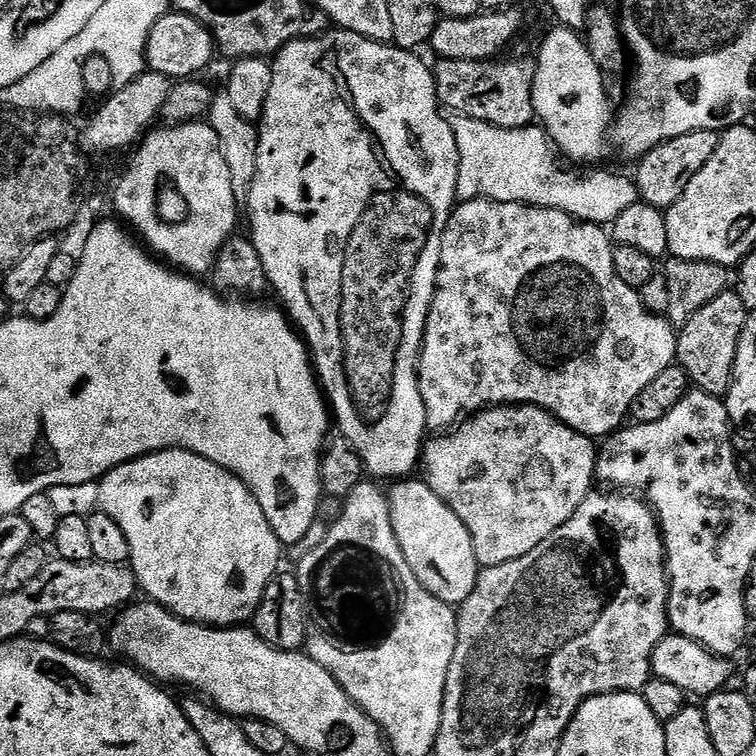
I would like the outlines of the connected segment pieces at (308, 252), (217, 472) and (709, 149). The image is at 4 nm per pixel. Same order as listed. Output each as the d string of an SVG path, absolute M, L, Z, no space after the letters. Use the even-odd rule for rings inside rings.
M329 30L323 36L311 36L309 40L292 40L281 52L277 52L271 61L270 95L258 121L258 162L246 205L254 250L258 250L258 258L262 258L271 291L280 295L283 311L308 346L320 390L328 401L331 419L335 427L336 424L340 427L339 435L360 455L361 462L371 475L373 472L376 476L385 476L388 482L411 477L422 460L422 449L426 443L424 432L429 431L429 426L416 369L420 366L426 318L436 293L442 234L448 225L449 214L458 203L458 142L447 119L443 115L440 117L442 105L436 96L433 69L429 65L427 68L416 56L419 55L415 51L398 48L391 42L371 40L362 34L343 30Z
M167 448L165 452L155 452L149 456L143 456L137 460L126 462L114 470L110 470L99 481L100 507L99 511L106 513L118 526L122 526L122 534L126 534L126 542L130 542L130 567L136 576L136 582L141 593L144 592L149 601L158 603L168 612L173 612L181 620L190 620L194 624L207 624L214 628L230 628L244 626L255 617L258 606L262 602L262 594L266 594L266 586L278 574L282 560L282 545L274 534L270 522L266 522L266 514L262 514L262 506L250 494L250 490L234 474L222 470L214 462L202 458L193 452L187 452L185 448Z
M718 132L682 134L682 138L670 138L654 146L654 150L650 150L645 156L639 157L637 164L640 165L634 172L634 179L641 201L655 208L672 208L674 202L682 198L686 186L690 186L690 178L694 178L694 174L698 174L698 170L702 170L702 166L710 162L714 150L718 150L720 137L721 133Z

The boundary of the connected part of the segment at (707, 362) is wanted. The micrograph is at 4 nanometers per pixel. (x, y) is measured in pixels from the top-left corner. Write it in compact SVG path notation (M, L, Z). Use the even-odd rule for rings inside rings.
M734 290L718 294L713 298L690 322L686 322L679 329L676 337L676 363L682 370L686 370L689 381L699 391L727 397L732 385L732 371L738 354L738 342L742 330L746 326L750 309L742 302L742 298Z

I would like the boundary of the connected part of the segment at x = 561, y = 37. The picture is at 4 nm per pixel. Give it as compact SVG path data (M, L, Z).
M563 26L553 29L541 42L540 56L536 60L532 91L536 120L542 122L549 140L564 156L566 154L580 164L588 164L584 166L596 166L608 152L613 105L604 91L604 80L598 66L594 66L594 58L581 33Z

